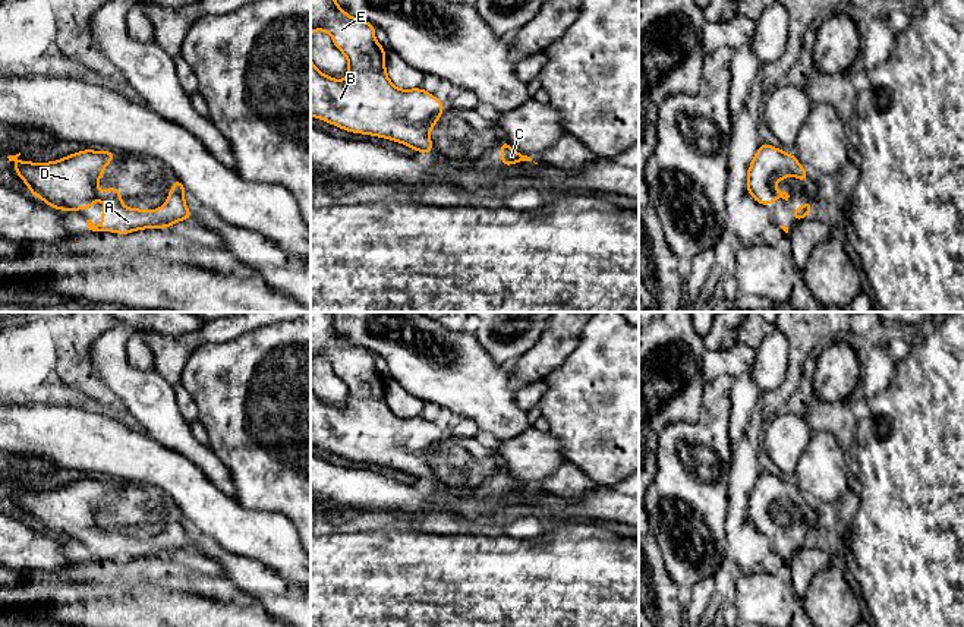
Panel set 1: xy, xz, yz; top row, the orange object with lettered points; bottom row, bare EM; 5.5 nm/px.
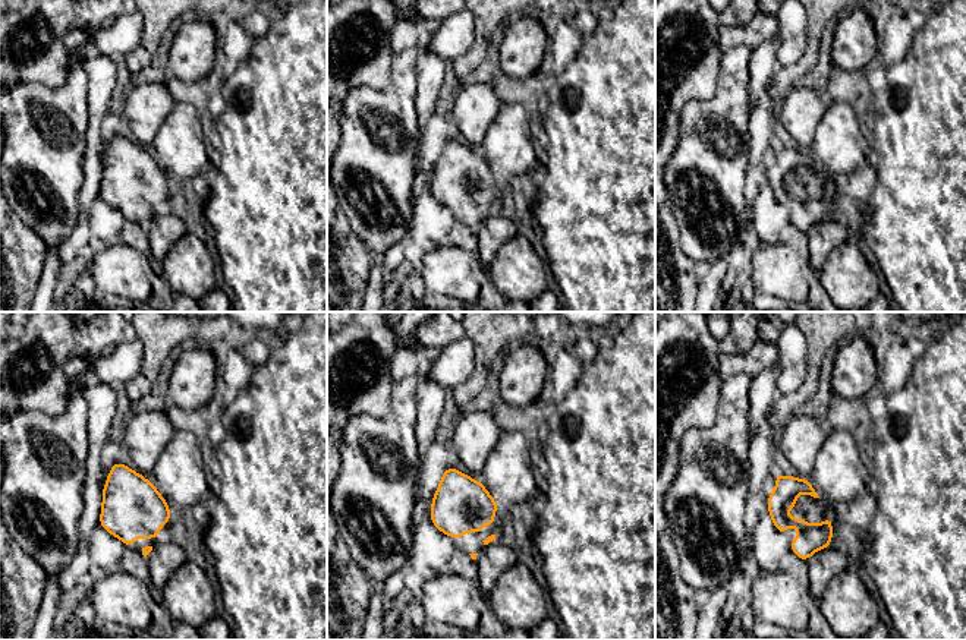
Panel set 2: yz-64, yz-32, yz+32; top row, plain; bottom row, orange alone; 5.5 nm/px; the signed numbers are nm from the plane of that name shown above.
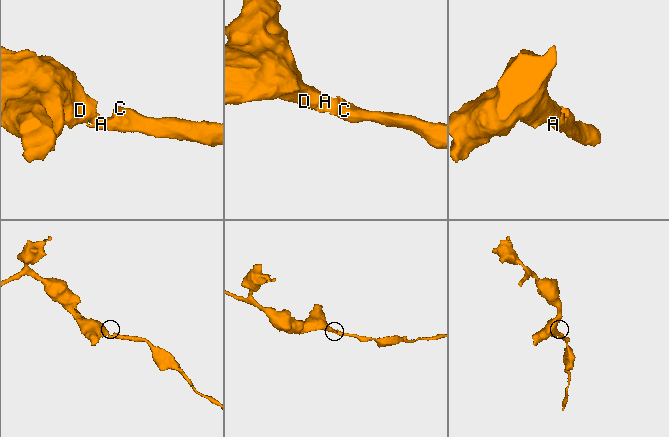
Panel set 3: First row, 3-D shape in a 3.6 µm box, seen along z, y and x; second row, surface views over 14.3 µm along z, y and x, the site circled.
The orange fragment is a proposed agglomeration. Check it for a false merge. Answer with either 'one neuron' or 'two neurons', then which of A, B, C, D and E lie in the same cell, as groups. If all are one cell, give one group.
one neuron; groups A B C D E

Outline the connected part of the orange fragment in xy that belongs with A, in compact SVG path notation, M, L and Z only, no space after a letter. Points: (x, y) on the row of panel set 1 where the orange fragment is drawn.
M85 149L53 163L19 161L19 155L21 152L7 158L16 163L16 174L44 204L59 211L89 209L98 199L107 205L101 212L100 227L86 220L92 231L127 234L151 227L167 229L177 221L192 218L185 204L186 190L177 177L174 177L167 202L155 211L123 207L123 196L113 186L101 192L97 182L103 179L104 167L117 155L113 151Z

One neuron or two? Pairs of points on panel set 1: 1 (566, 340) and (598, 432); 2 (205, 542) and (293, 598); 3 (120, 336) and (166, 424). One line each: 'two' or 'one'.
1: two
2: one
3: one

